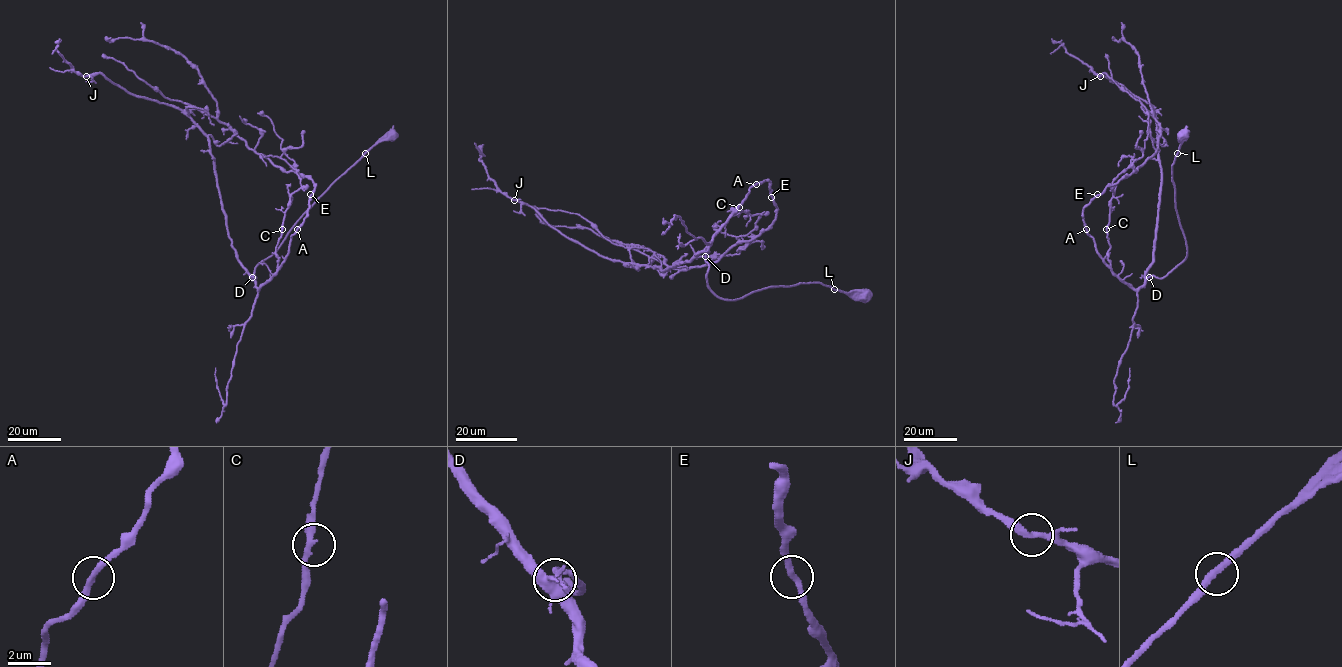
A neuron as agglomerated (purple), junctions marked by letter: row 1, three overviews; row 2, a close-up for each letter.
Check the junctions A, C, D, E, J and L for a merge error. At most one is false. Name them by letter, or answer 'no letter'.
no letter

